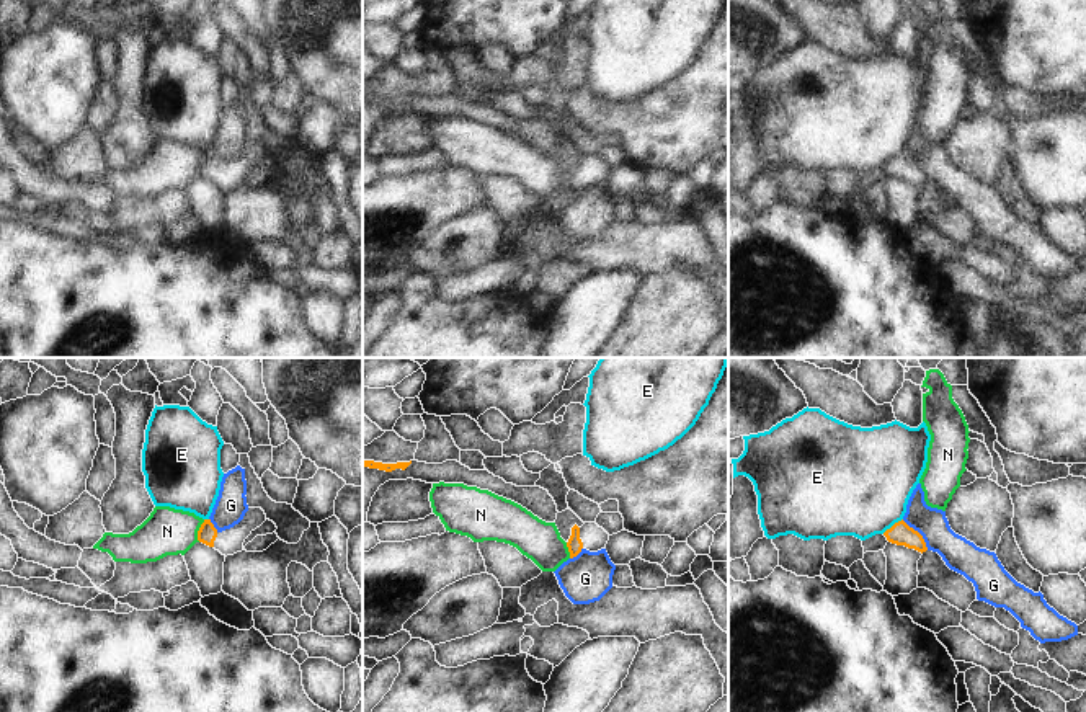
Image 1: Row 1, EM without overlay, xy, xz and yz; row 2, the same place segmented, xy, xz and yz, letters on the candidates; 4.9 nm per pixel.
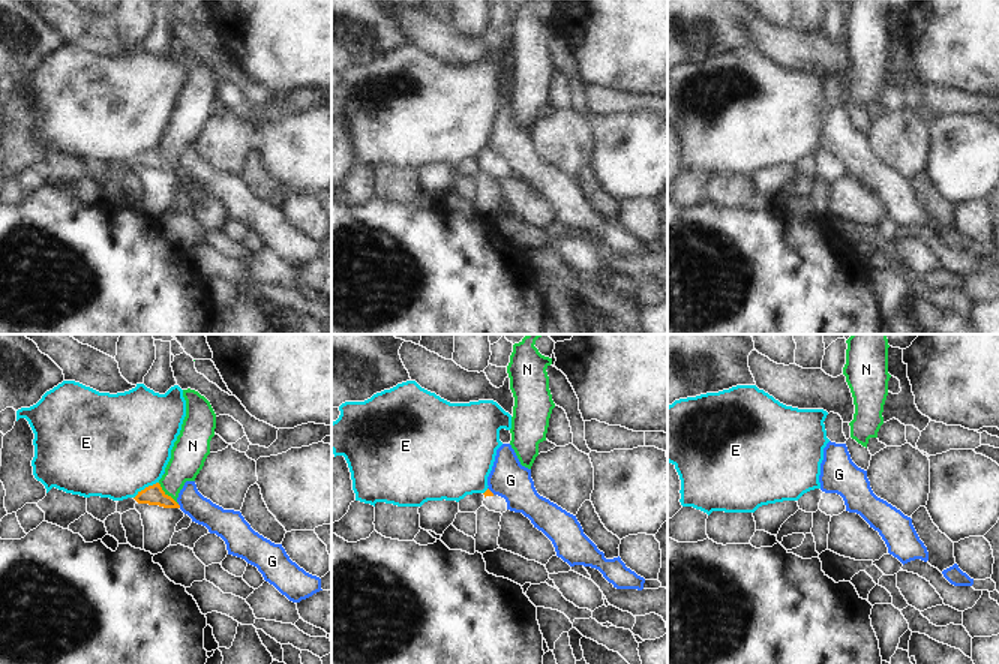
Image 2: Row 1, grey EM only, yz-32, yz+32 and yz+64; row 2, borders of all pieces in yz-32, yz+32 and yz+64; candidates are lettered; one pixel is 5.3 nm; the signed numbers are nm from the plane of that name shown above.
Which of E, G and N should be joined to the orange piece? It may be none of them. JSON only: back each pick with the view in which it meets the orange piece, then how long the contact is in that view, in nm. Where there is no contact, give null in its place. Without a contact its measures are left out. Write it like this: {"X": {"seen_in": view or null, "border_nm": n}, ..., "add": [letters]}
{"add": []}

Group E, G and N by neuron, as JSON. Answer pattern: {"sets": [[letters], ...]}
{"sets": [["E"], ["G"], ["N"]]}

